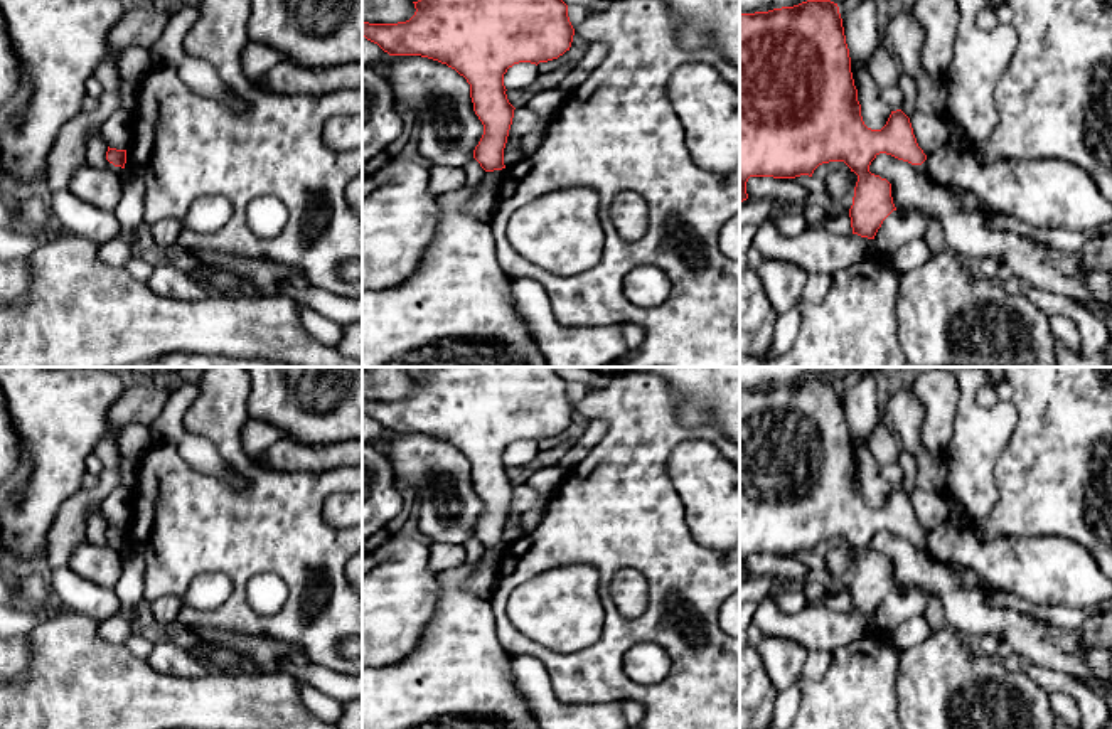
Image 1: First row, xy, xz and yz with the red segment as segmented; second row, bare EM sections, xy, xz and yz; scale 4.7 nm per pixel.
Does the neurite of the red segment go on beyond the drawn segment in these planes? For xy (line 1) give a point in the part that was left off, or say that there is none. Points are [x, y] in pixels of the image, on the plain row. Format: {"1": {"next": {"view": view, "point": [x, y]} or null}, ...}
{"1": {"next": null}}

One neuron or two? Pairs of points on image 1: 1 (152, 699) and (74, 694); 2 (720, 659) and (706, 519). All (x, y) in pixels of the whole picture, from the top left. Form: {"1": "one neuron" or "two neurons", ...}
{"1": "one neuron", "2": "two neurons"}

